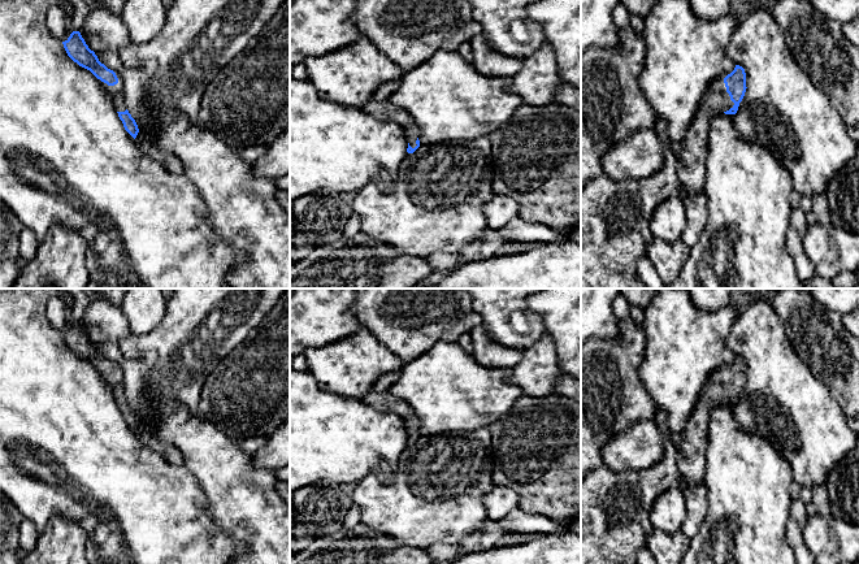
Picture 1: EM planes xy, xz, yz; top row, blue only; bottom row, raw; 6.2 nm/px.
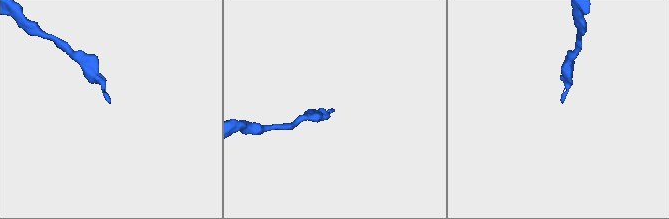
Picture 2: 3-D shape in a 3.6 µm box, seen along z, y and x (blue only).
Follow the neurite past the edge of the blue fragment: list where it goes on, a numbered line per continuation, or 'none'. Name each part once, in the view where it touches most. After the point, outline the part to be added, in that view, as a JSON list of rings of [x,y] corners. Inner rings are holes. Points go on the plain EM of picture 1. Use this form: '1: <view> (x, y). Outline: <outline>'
1: yz (690, 445). Outline: [[[715,370],[706,381],[685,430],[673,434],[681,482],[685,487],[690,489],[704,481],[711,412],[716,405],[729,402],[733,396],[724,372]]]

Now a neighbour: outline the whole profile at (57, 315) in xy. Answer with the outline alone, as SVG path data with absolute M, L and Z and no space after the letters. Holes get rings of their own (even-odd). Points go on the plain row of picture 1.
M53 296L48 300L45 314L53 327L61 333L68 331L71 325L71 322L69 321L69 313L65 309L65 304L58 296Z

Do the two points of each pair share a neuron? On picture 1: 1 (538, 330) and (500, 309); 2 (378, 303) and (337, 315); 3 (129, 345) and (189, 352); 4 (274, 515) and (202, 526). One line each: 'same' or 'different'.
1: same
2: different
3: same
4: different

